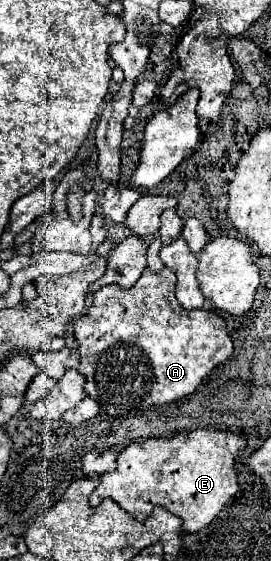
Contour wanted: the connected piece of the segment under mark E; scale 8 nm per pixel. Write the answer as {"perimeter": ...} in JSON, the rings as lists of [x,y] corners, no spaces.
{"perimeter":[[[200,428],[170,438],[134,442],[118,454],[116,470],[100,476],[98,488],[90,496],[90,506],[98,508],[104,498],[112,498],[136,520],[146,520],[154,506],[164,506],[182,518],[182,532],[200,532],[238,492],[234,462],[244,448],[244,436],[226,436],[226,432]]]}

